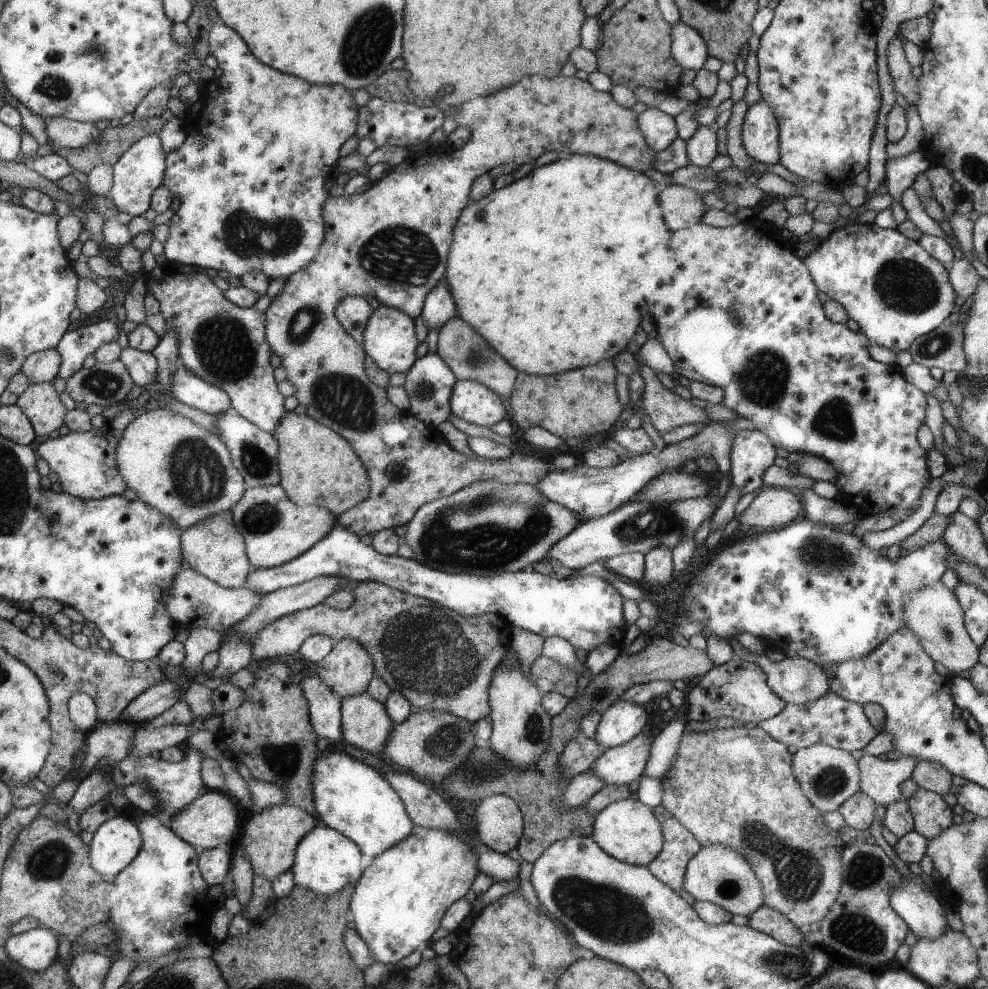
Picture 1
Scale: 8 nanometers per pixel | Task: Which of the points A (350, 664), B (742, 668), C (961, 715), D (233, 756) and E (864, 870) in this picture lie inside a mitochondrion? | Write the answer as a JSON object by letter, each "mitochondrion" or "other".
{"A":"other","B":"other","C":"other","D":"other","E":"mitochondrion"}

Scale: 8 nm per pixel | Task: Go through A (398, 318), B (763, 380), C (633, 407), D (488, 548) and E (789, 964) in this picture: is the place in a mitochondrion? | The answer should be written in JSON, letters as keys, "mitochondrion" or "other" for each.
{"A":"other","B":"mitochondrion","C":"other","D":"mitochondrion","E":"mitochondrion"}

